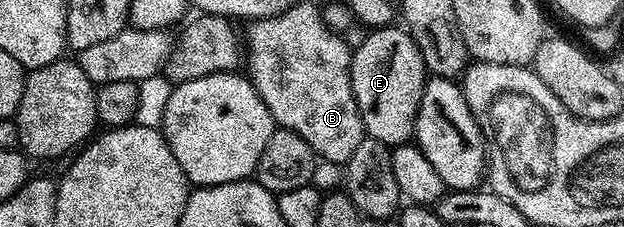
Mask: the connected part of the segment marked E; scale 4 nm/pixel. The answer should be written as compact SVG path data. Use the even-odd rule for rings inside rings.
M388 25L377 27L366 32L367 36L351 53L351 88L359 116L363 122L363 130L378 143L387 144L388 148L398 147L406 143L415 134L415 114L419 108L419 97L429 78L429 72L423 63L421 49L413 41L413 37L402 26Z

